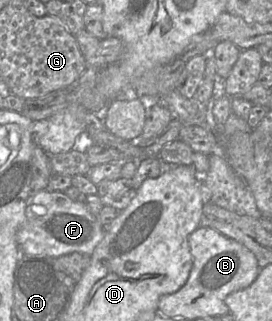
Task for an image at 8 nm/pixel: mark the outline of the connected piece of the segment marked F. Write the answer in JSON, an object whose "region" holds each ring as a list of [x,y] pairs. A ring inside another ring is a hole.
{"region":[[[47,189],[32,192],[25,210],[26,222],[16,239],[21,251],[32,257],[60,257],[73,252],[91,255],[104,236],[104,228],[84,203],[71,200],[64,192]]]}

